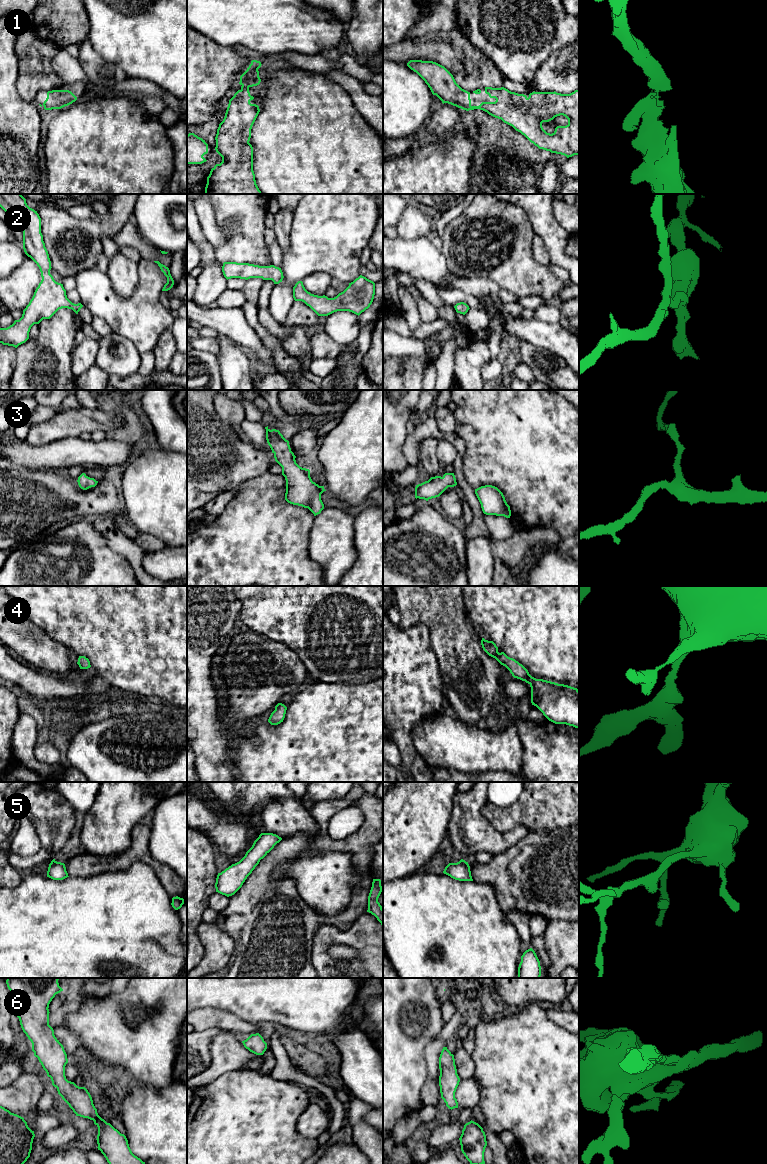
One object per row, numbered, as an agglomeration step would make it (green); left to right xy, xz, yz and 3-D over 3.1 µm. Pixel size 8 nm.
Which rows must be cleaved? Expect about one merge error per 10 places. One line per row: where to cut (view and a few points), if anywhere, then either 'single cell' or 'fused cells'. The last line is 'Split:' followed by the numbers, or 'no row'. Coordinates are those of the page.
1: cut none; single cell
2: cut none; single cell
3: cut none; single cell
4: cut none; single cell
5: cut none; single cell
6: cut none; single cell
Split: no row

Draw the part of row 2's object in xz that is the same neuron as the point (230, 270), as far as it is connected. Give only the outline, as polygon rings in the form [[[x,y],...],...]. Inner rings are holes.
[[[224,262],[222,272],[227,280],[231,278],[245,280],[262,278],[263,280],[272,280],[274,284],[279,284],[284,278],[281,268],[274,265],[259,266],[249,263]]]

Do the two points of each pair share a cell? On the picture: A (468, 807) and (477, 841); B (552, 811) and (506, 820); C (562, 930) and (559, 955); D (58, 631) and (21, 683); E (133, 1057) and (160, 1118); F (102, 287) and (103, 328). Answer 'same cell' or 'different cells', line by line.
A: same cell
B: same cell
C: same cell
D: different cells
E: different cells
F: different cells

